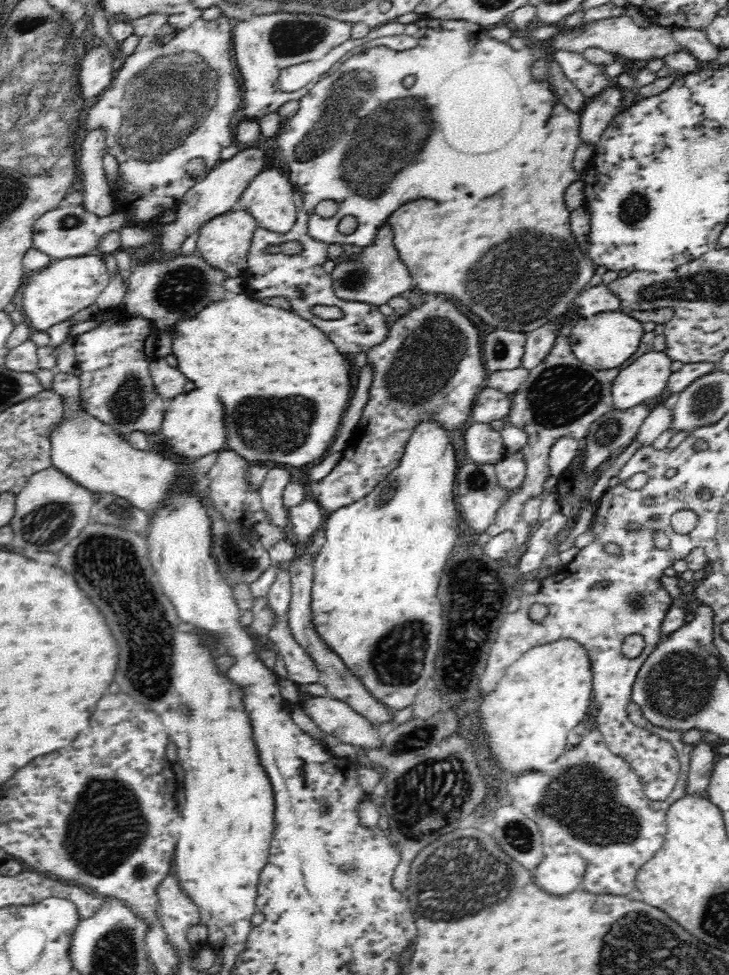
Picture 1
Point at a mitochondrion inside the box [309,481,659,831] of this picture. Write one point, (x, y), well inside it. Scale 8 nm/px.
(399, 658)

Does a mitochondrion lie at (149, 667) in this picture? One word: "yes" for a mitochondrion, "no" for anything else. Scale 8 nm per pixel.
yes

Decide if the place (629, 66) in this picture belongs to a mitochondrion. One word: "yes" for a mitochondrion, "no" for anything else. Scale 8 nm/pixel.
no

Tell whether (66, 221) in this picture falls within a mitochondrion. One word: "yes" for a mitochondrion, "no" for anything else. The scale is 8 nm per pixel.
yes

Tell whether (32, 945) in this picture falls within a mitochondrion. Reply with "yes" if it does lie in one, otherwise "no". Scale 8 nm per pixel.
no

